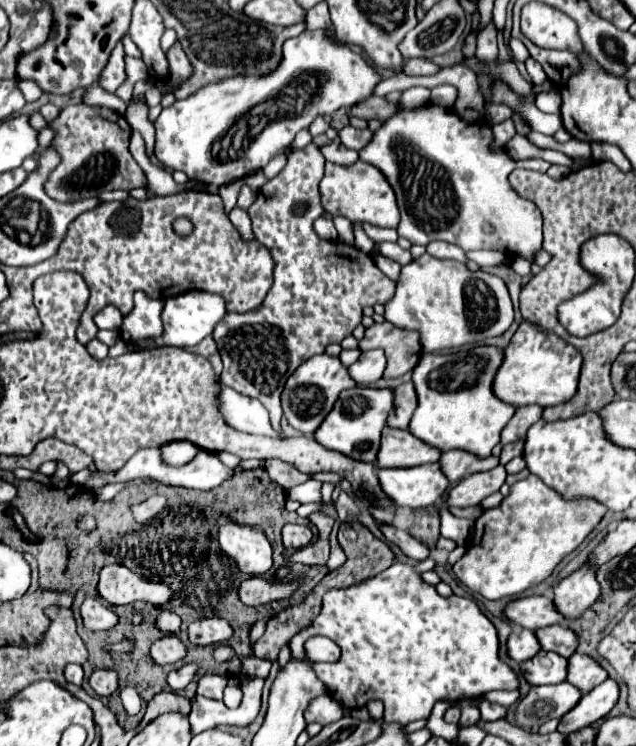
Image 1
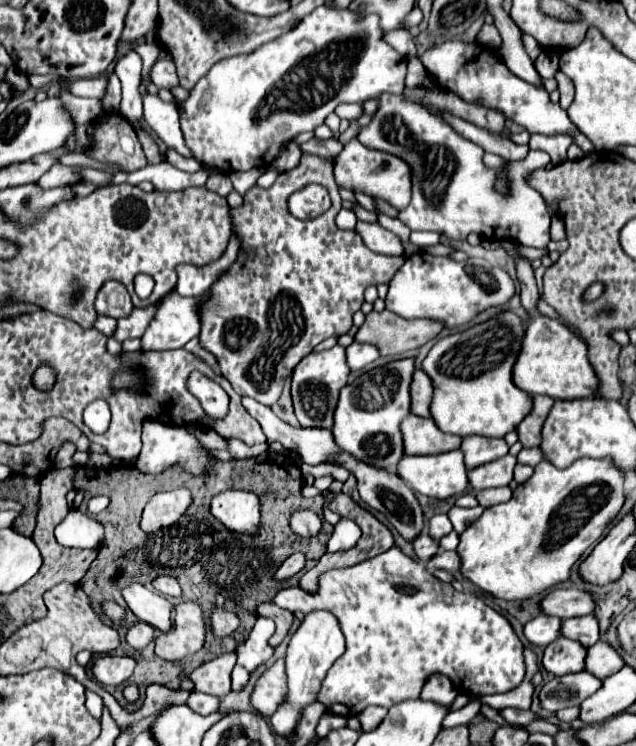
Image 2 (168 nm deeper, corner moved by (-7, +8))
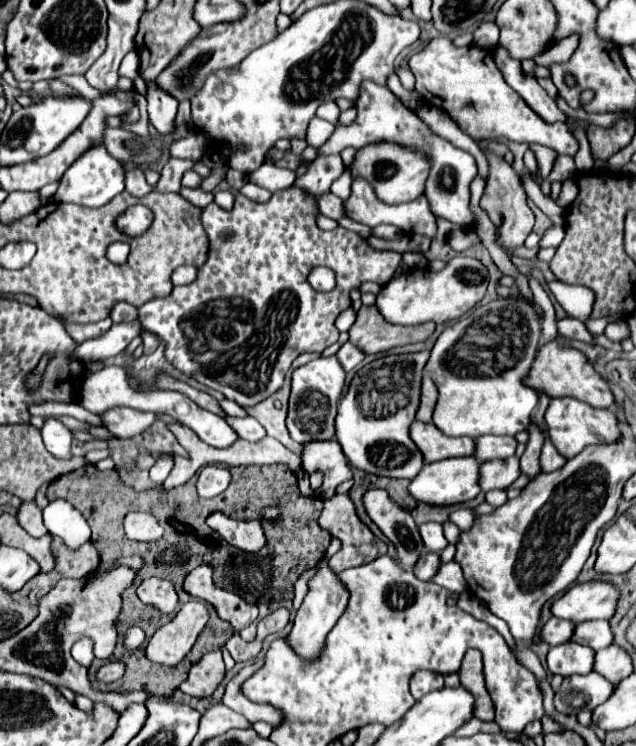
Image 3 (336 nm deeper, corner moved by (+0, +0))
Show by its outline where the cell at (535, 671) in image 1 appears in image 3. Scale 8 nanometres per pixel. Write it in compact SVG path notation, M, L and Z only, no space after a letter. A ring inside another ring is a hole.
M561 643L547 653L547 669L553 675L585 675L593 669L593 651L577 643Z

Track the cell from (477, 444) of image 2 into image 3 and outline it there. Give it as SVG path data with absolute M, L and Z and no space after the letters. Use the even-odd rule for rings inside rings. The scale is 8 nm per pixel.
M481 435L477 441L477 453L473 455L479 463L493 459L507 459L515 453L517 441L513 437L497 437L497 435Z

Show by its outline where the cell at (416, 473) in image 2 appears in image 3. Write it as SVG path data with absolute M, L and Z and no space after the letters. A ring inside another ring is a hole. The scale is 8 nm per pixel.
M473 457L441 459L441 461L427 463L425 467L421 467L421 473L417 473L417 477L413 477L409 483L409 493L417 501L423 501L429 505L465 503L465 501L471 501L479 493L477 477L479 477L479 463Z

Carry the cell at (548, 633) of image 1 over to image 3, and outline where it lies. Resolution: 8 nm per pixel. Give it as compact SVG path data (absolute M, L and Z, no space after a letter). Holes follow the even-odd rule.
M583 621L583 623L575 625L571 641L591 647L593 651L599 651L599 649L611 645L613 633L611 633L607 621Z

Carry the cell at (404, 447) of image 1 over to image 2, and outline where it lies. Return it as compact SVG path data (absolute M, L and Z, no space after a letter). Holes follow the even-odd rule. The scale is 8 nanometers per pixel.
M408 415L402 421L402 433L406 455L438 455L462 445L462 437L442 433L432 417L422 419L416 415Z

